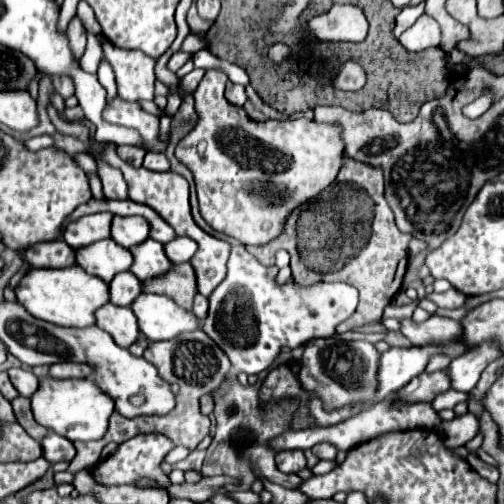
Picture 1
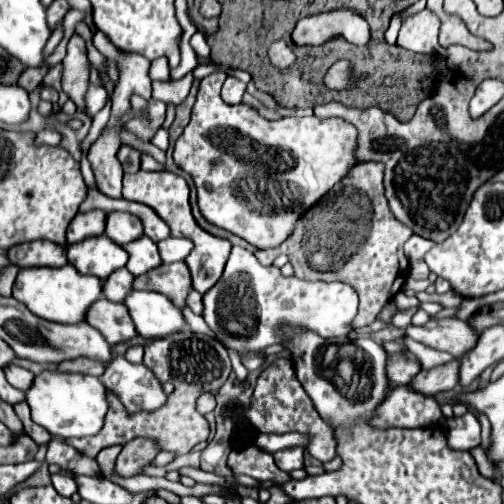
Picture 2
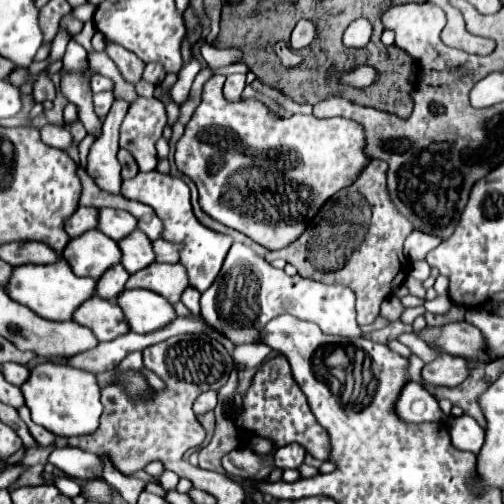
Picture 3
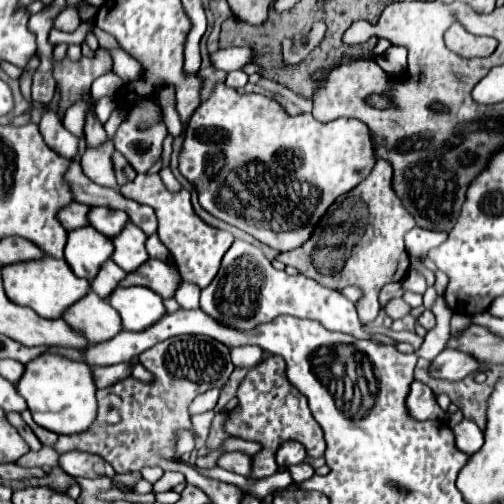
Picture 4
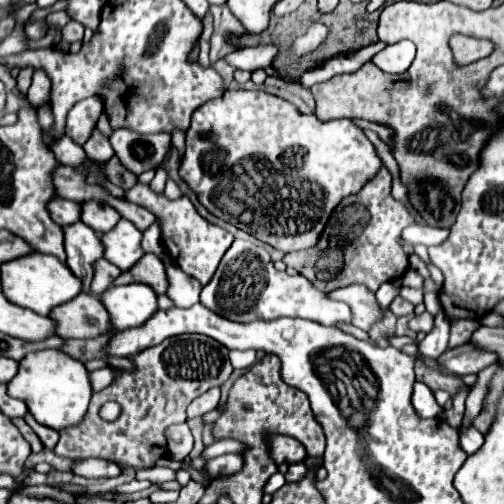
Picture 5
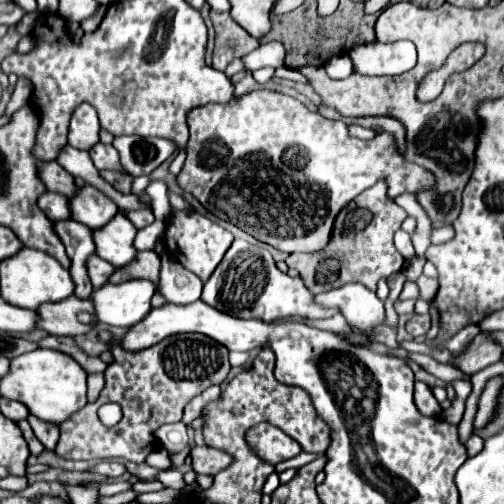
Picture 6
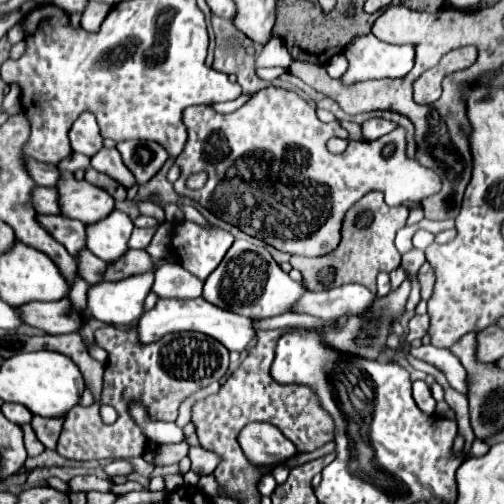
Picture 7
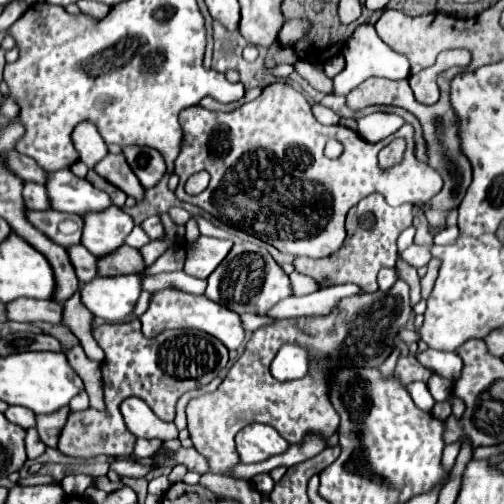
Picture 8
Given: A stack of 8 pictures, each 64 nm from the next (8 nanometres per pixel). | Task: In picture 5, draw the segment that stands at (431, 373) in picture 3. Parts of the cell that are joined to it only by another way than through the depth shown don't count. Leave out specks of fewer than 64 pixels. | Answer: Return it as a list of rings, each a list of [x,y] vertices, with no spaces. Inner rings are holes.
[[[472,344],[448,348],[444,354],[438,356],[438,364],[442,364],[448,372],[466,376],[466,374],[478,374],[482,368],[496,362],[496,354],[486,350],[476,350]]]

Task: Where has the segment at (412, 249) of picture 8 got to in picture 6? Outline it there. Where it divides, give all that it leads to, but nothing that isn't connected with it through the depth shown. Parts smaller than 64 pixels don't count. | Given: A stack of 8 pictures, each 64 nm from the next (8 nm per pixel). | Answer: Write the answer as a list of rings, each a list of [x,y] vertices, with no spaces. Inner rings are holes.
[[[414,256],[414,258],[410,258],[410,260],[406,260],[406,266],[404,266],[404,274],[406,274],[406,278],[408,280],[416,280],[420,274],[422,274],[422,266],[424,266],[424,258],[418,258],[418,256]]]

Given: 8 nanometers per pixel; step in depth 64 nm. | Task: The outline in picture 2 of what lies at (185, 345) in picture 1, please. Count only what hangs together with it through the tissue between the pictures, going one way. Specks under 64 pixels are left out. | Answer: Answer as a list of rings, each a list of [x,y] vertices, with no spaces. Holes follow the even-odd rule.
[[[182,330],[174,336],[154,340],[144,348],[144,364],[152,368],[158,380],[166,380],[174,384],[174,392],[168,396],[168,404],[158,412],[136,412],[128,414],[120,400],[112,394],[108,396],[110,410],[106,414],[104,428],[92,438],[68,438],[66,442],[72,444],[80,454],[88,458],[96,458],[96,454],[112,444],[126,444],[138,436],[150,436],[160,442],[164,450],[172,450],[176,454],[190,452],[198,442],[208,440],[208,420],[196,412],[196,400],[204,392],[218,392],[218,388],[226,382],[228,374],[232,372],[228,350],[214,340],[212,336],[198,334],[192,330]]]

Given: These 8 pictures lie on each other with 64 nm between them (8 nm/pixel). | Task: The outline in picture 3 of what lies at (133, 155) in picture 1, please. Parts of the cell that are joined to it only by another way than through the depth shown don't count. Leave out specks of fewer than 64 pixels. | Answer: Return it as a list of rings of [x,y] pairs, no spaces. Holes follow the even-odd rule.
[[[120,148],[118,160],[122,164],[122,178],[132,178],[132,176],[138,174],[138,164],[136,164],[132,152],[128,152],[126,148]]]

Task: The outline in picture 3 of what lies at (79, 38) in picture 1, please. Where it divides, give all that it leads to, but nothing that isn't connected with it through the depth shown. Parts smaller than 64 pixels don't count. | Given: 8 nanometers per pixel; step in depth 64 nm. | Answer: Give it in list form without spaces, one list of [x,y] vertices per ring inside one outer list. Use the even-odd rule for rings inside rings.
[[[76,40],[68,42],[66,54],[62,58],[62,82],[60,82],[60,90],[62,94],[78,106],[78,118],[82,120],[82,124],[86,126],[88,132],[100,136],[100,128],[102,122],[96,116],[94,108],[92,108],[92,90],[90,90],[90,76],[88,72],[88,52],[82,48],[82,44],[78,44]]]

